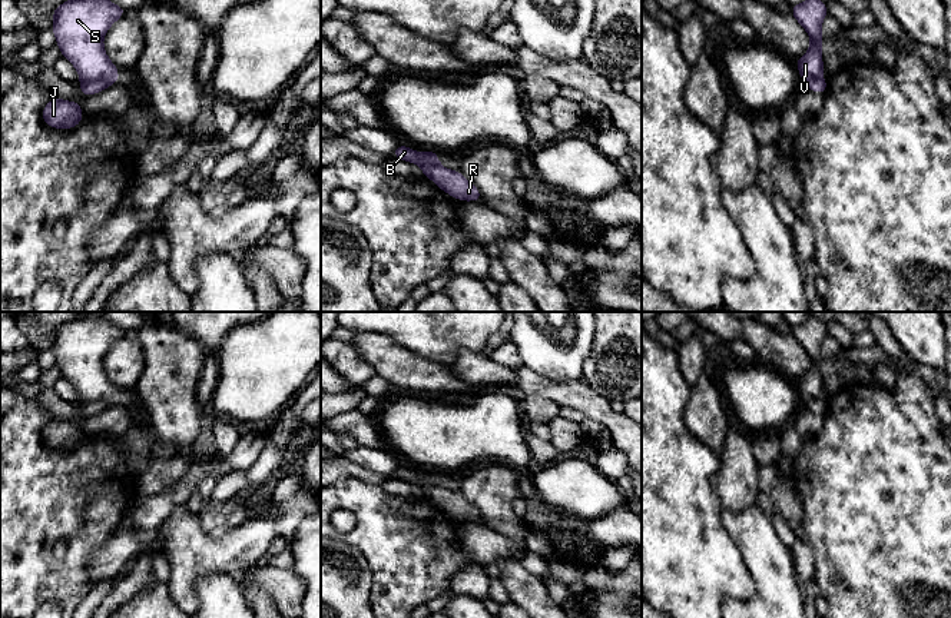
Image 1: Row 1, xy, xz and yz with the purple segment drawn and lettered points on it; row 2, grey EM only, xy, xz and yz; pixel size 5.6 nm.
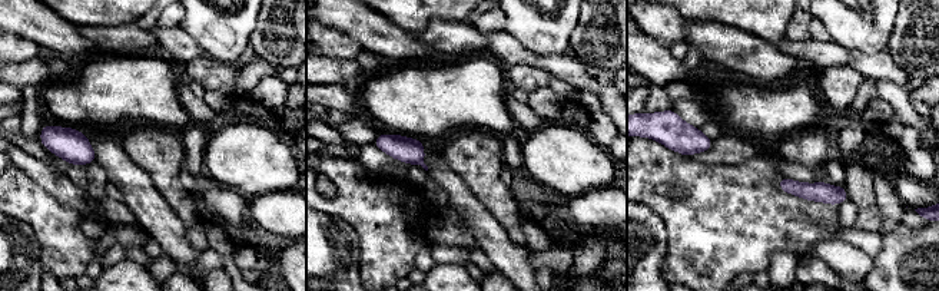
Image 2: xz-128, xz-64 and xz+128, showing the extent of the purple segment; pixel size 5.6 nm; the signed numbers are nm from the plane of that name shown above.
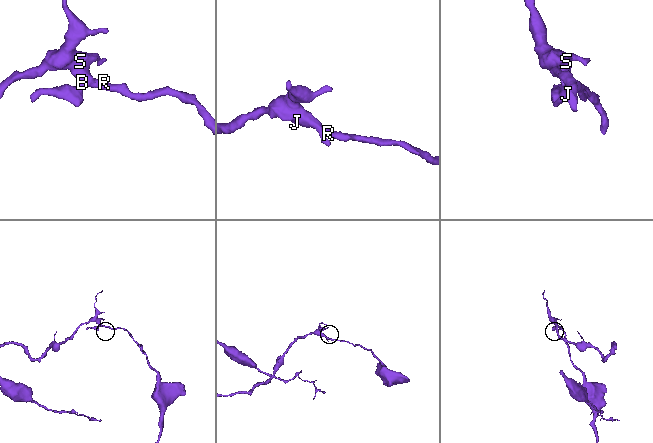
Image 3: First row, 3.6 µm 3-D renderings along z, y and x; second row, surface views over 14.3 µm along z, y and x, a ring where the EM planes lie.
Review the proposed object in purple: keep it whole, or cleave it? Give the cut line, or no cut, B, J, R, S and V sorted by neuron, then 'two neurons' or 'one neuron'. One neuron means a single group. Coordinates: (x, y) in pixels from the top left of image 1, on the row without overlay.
xz (416, 479), (421, 475), (428, 482), (437, 485) | B S V / J R | two neurons

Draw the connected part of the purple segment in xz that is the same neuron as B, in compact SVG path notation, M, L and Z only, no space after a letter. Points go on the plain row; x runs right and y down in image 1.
M398 465L394 471L392 471L392 476L400 479L400 481L405 481L408 484L415 484L417 485L417 479L418 476L423 476L428 484L433 485L438 485L440 484L440 478L437 476L437 472L433 472L431 469L427 474L420 474L415 472L404 465Z

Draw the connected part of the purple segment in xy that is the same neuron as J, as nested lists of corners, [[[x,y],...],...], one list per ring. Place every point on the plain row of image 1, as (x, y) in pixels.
[[[53,418],[43,428],[42,438],[47,448],[54,449],[73,449],[85,439],[79,422],[62,421],[59,418]]]

